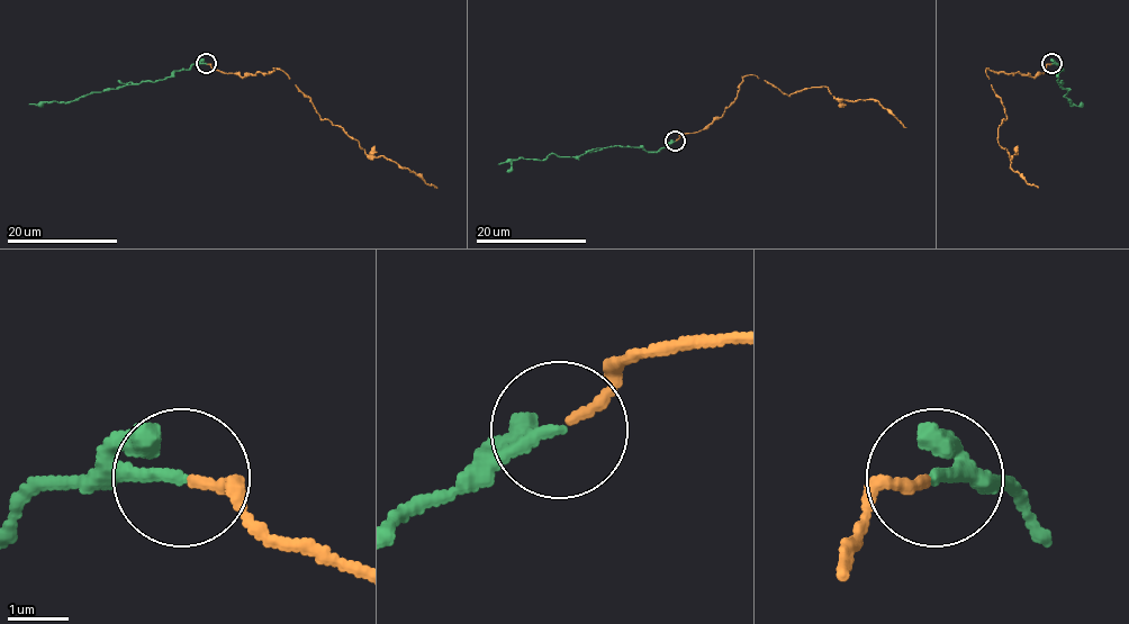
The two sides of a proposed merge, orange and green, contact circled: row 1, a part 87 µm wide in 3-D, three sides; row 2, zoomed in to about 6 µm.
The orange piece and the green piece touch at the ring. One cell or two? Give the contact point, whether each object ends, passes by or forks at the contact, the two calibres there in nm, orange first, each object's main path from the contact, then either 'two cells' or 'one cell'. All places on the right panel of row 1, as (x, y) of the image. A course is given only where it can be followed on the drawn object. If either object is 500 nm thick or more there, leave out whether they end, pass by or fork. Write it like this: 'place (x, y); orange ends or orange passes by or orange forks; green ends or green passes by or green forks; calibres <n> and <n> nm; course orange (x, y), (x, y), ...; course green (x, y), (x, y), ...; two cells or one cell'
place (1051, 63); orange ends; green ends; calibres 170 and 190 nm; course orange (1051, 64), (1035, 77), (985, 70), (1006, 116), (999, 126), (997, 143), (1012, 156), (1010, 168), (1038, 188); course green (1051, 64), (1058, 64), (1063, 70), (1057, 82), (1068, 91), (1064, 96), (1068, 101), (1075, 104); one cell

